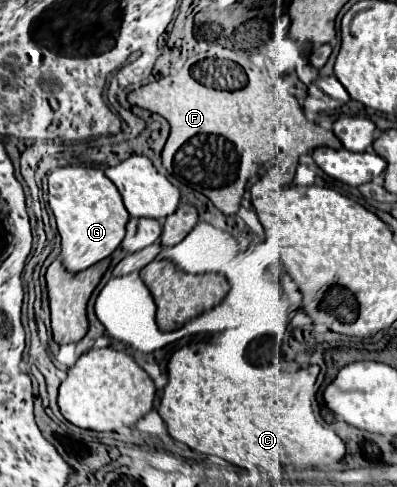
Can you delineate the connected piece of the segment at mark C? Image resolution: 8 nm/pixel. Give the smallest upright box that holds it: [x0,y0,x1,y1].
[158,330,346,470]

